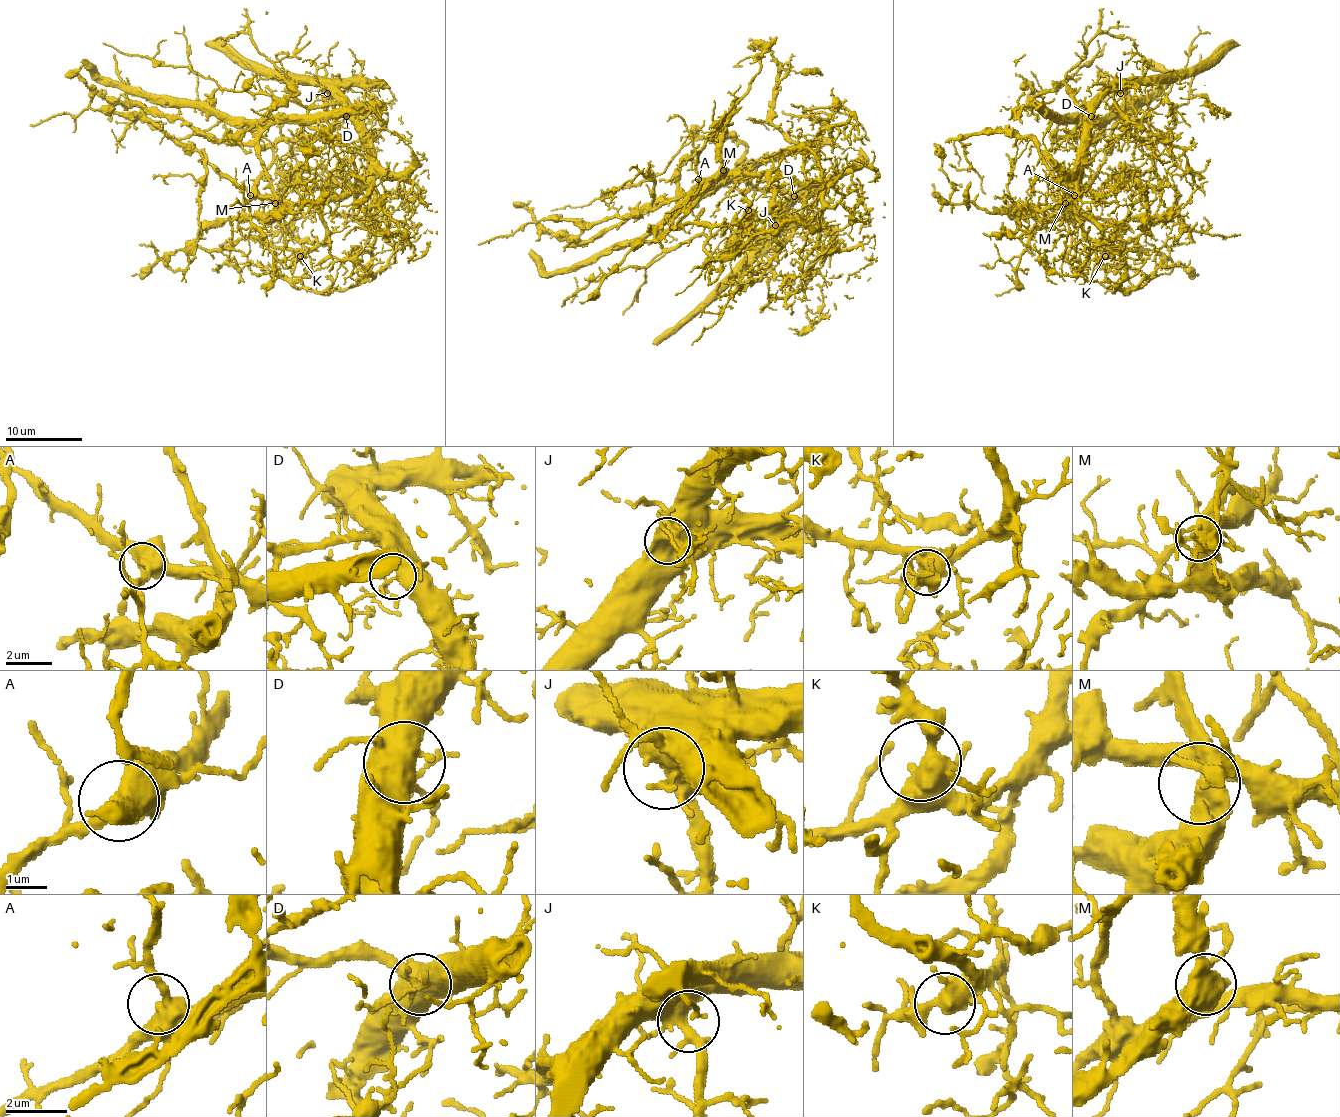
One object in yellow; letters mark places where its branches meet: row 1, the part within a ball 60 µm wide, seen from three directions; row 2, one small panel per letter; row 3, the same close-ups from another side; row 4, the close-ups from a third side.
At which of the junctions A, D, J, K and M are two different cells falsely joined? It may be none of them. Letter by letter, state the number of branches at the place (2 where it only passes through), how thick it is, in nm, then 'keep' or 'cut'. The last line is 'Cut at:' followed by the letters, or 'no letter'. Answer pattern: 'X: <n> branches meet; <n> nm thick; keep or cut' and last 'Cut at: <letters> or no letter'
A: 3 branches meet; 440 nm thick; keep
D: 4 branches meet; 400 nm thick; keep
J: 4 branches meet; 440 nm thick; keep
K: 4 branches meet; 440 nm thick; keep
M: 3 branches meet; 400 nm thick; keep
Cut at: no letter

